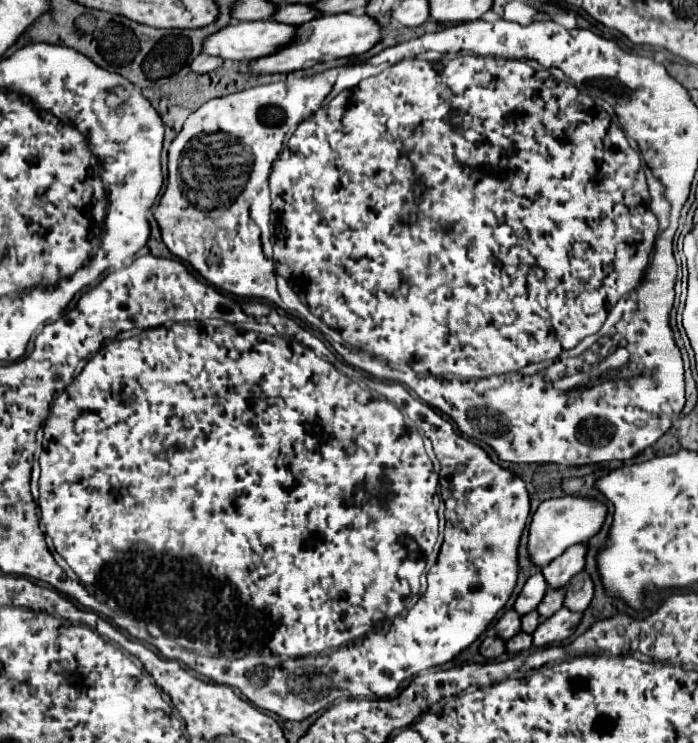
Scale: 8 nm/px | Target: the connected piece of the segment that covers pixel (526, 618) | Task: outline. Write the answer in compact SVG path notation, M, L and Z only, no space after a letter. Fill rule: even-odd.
M530 611L526 615L522 615L522 631L524 633L534 633L534 629L538 627L540 619L538 619L538 613L536 611Z

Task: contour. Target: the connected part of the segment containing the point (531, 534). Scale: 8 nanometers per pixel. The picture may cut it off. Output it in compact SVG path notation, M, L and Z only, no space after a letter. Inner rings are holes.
M564 495L558 499L542 501L532 517L532 525L528 531L528 557L536 567L544 567L556 557L560 557L568 547L576 543L586 543L590 537L594 537L606 517L606 505L594 499L582 499Z

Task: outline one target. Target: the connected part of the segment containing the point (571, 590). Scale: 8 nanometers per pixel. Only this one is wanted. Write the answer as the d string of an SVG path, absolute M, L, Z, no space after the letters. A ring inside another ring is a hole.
M580 571L570 579L570 583L564 589L564 607L574 613L582 613L590 605L592 595L594 595L594 583L590 575Z

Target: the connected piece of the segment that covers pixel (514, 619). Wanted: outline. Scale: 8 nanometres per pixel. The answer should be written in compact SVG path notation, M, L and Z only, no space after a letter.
M514 609L506 611L494 625L494 631L496 631L496 637L508 641L510 637L514 637L518 631L520 631L520 615L514 613Z

